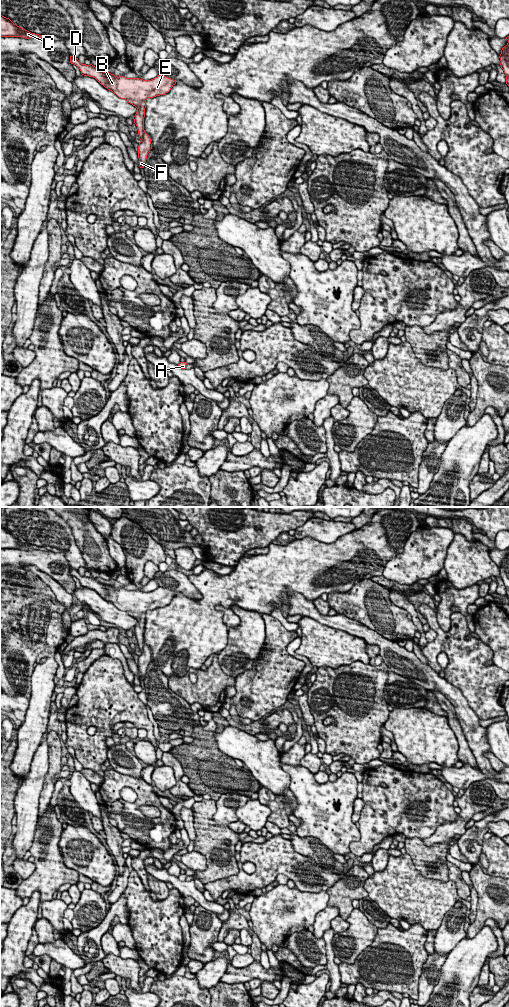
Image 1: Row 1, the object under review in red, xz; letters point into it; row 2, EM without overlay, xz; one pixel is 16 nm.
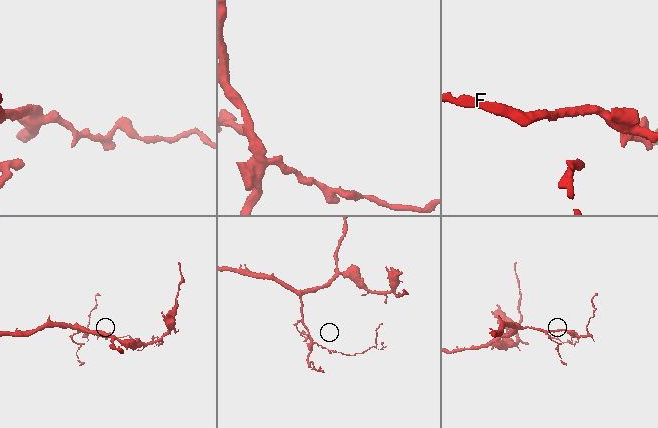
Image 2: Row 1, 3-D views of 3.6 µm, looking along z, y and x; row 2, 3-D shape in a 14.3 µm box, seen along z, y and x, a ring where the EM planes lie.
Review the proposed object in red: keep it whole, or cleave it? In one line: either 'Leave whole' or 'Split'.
Leave whole

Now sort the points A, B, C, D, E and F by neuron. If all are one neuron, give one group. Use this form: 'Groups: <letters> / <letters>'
Groups: A B C D E F

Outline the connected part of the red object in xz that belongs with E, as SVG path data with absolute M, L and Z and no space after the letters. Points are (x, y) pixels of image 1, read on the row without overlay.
M70 568L70 575L76 577L82 587L95 590L105 600L137 620L134 635L141 652L138 658L139 679L144 680L147 667L152 661L151 650L144 642L146 612L165 607L176 596L176 593L163 587L158 587L151 592L117 589L109 584L98 582L92 576L81 576L78 570L73 568Z

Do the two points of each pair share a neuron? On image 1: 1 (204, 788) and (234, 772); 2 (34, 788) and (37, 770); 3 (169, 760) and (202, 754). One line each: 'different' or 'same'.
1: same
2: same
3: different

